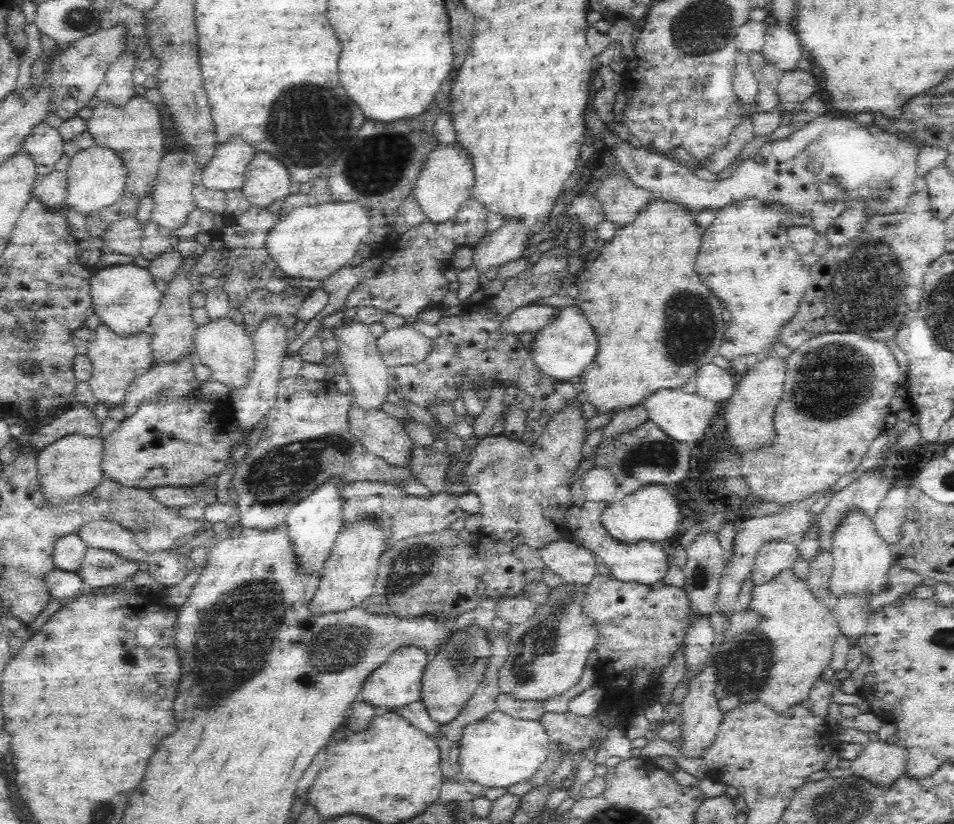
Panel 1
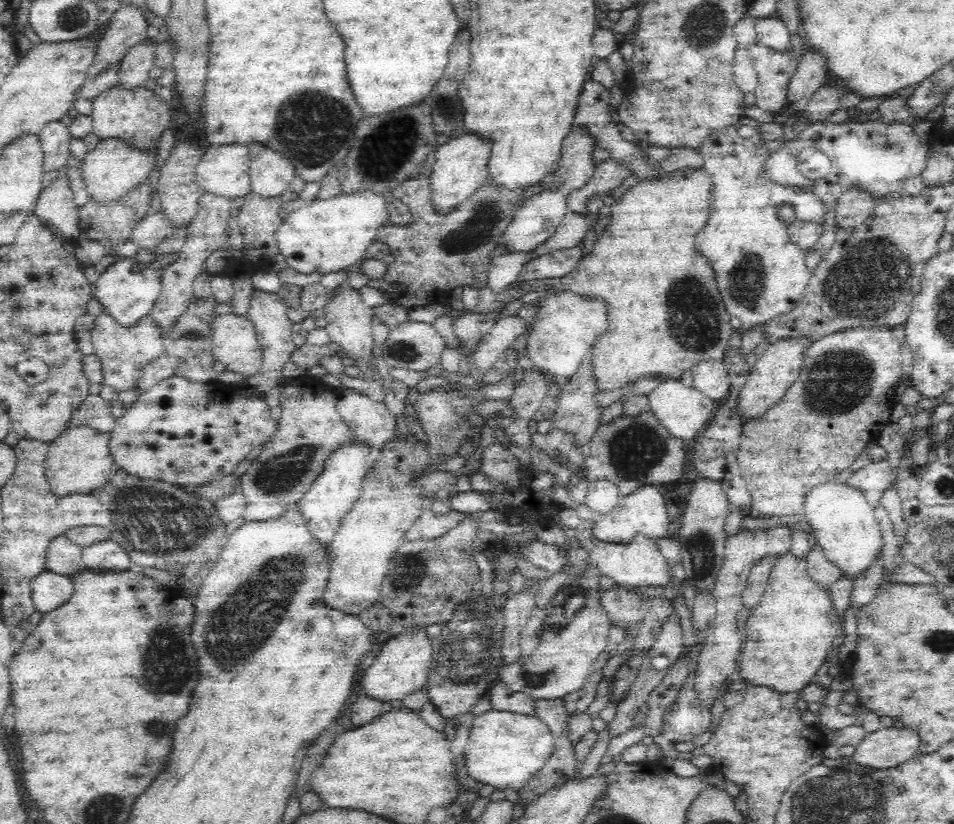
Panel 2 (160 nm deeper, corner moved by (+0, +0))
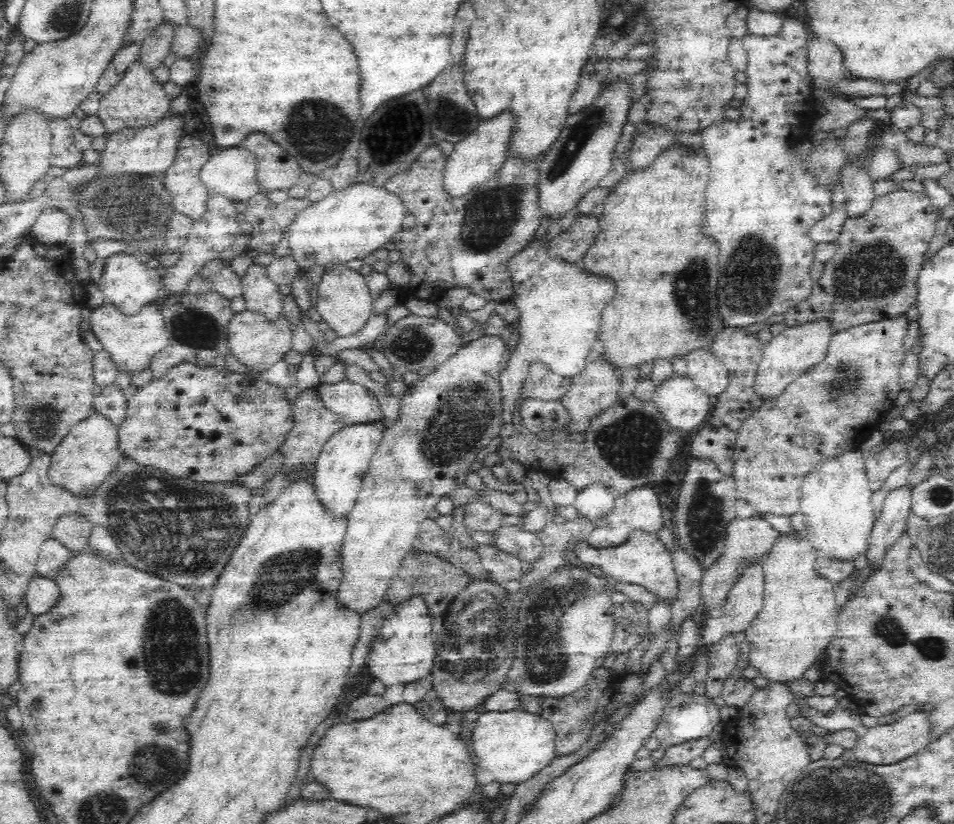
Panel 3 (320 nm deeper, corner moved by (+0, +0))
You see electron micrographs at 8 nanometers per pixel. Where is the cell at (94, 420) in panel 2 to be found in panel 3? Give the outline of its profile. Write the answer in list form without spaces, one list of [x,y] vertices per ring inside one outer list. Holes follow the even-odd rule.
[[[108,384],[102,388],[101,394],[93,396],[91,412],[105,416],[108,422],[118,427],[125,419],[126,407],[123,391],[116,385]]]

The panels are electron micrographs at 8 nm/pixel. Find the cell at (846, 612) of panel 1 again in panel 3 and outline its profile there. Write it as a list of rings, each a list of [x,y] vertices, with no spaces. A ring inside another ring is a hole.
[[[902,486],[891,490],[884,498],[882,512],[875,520],[870,546],[865,553],[872,573],[881,570],[884,556],[905,530],[906,519],[911,510],[911,492],[907,486]]]

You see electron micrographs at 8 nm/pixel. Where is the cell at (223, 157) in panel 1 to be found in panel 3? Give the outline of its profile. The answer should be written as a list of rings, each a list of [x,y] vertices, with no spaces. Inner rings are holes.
[[[219,147],[199,170],[199,179],[210,193],[246,202],[260,192],[256,182],[255,154],[244,147]]]

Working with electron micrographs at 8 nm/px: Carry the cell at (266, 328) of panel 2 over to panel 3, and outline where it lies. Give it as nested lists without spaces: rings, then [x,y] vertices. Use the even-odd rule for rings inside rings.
[[[259,262],[248,267],[241,285],[248,312],[261,314],[268,324],[276,324],[284,315],[284,295],[267,276],[266,267],[259,266]]]

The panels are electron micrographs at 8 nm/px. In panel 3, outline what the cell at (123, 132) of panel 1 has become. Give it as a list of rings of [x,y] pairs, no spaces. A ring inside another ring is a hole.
[[[134,62],[128,67],[118,84],[102,97],[97,117],[105,133],[110,135],[128,128],[146,128],[158,124],[169,114],[171,102],[153,72]]]

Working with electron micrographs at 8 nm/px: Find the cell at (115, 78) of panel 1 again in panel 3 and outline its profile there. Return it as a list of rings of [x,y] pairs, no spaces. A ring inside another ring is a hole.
[[[164,23],[141,41],[136,62],[151,72],[158,68],[169,54],[172,30],[172,24]]]

